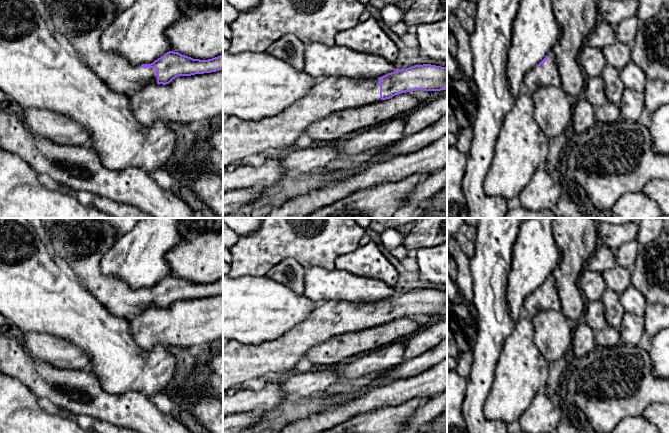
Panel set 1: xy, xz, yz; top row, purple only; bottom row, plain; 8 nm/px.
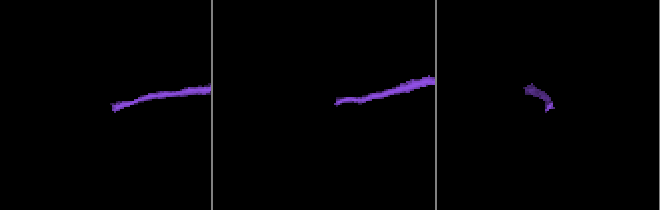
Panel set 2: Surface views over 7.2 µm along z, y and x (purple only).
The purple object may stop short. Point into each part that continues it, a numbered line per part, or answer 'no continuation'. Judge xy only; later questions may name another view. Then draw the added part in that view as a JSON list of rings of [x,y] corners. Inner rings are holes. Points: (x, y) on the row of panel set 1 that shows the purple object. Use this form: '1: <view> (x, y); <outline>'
1: xy (198, 33); [[[179,0],[182,16],[166,31],[171,51],[208,60],[223,54],[223,0]]]

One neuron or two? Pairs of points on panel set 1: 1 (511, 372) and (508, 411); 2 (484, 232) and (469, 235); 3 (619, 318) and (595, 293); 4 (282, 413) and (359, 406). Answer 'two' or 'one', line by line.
1: one
2: two
3: one
4: two

